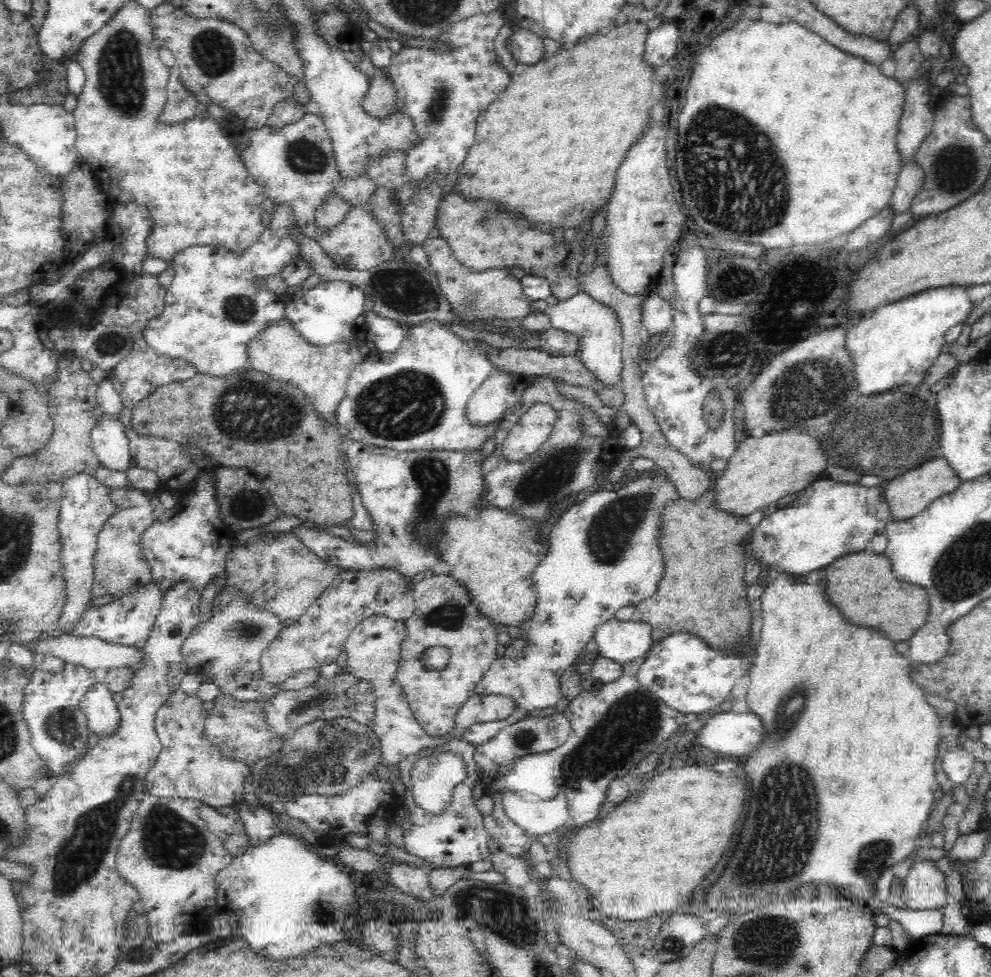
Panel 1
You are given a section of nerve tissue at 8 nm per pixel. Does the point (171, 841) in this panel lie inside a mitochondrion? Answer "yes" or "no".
yes

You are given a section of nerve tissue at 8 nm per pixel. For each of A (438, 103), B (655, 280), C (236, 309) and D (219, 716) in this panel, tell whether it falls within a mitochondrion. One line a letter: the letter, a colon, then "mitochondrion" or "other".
A: mitochondrion
B: other
C: mitochondrion
D: other

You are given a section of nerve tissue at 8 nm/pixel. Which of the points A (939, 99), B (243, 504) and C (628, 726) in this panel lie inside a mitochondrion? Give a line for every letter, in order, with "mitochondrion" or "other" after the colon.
A: other
B: mitochondrion
C: mitochondrion

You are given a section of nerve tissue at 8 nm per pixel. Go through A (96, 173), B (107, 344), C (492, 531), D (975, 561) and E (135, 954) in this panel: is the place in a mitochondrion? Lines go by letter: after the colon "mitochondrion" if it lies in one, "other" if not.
A: other
B: mitochondrion
C: other
D: mitochondrion
E: other

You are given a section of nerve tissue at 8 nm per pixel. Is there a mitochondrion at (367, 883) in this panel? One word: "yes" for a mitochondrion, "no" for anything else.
no

